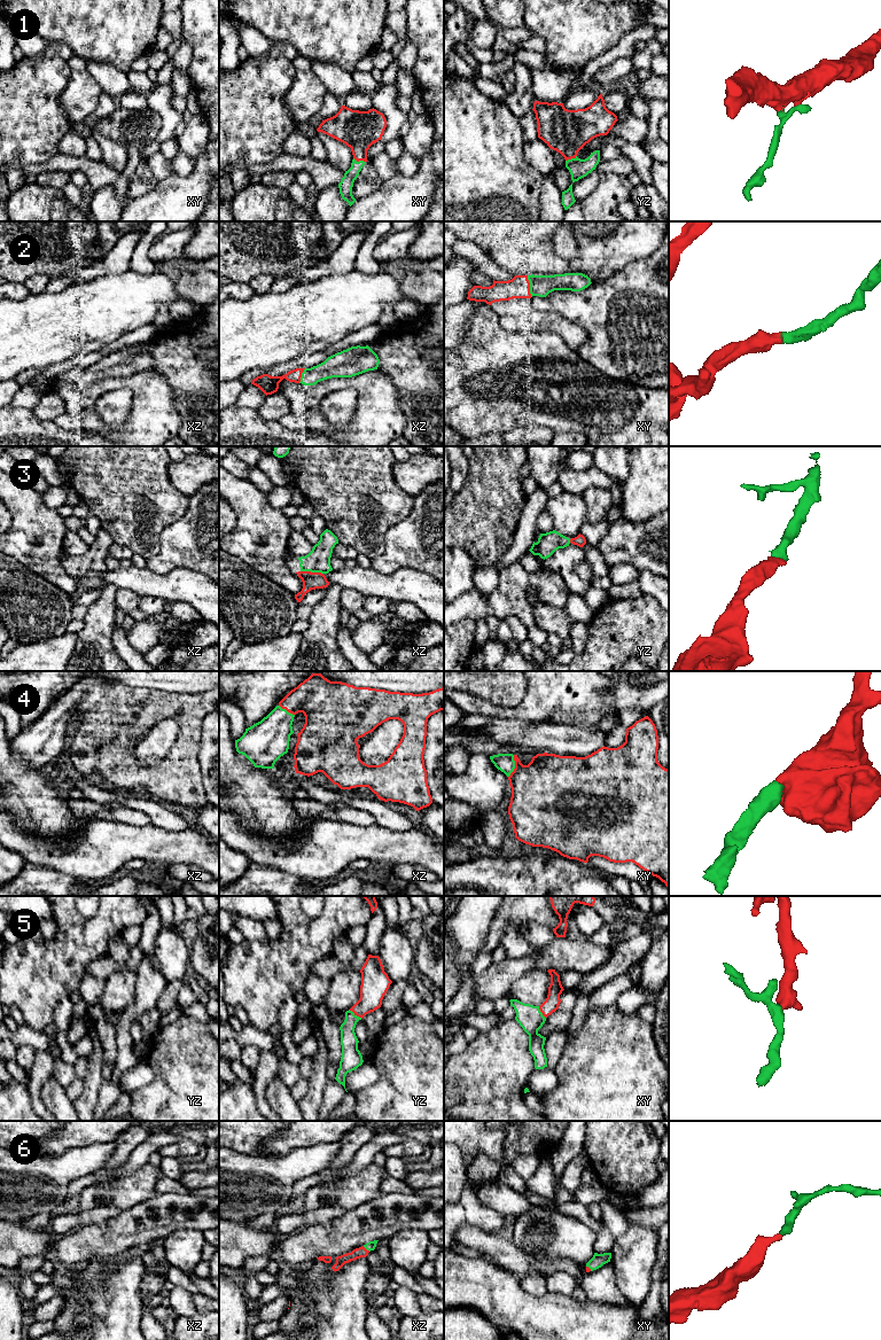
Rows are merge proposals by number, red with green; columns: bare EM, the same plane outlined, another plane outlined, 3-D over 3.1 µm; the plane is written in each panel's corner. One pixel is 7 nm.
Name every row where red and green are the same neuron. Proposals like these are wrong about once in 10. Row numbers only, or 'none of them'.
1, 2, 3, 4, 5, 6

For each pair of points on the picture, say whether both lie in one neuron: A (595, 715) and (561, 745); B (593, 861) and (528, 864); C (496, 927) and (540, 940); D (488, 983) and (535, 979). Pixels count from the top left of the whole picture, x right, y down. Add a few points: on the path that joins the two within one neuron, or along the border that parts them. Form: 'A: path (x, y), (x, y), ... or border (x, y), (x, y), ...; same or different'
A: border (558, 723), (592, 726); different
B: border (586, 863), (599, 869), (609, 878); different
C: border (546, 925), (529, 922), (519, 928); different
D: border (536, 966), (517, 978), (506, 995); different

